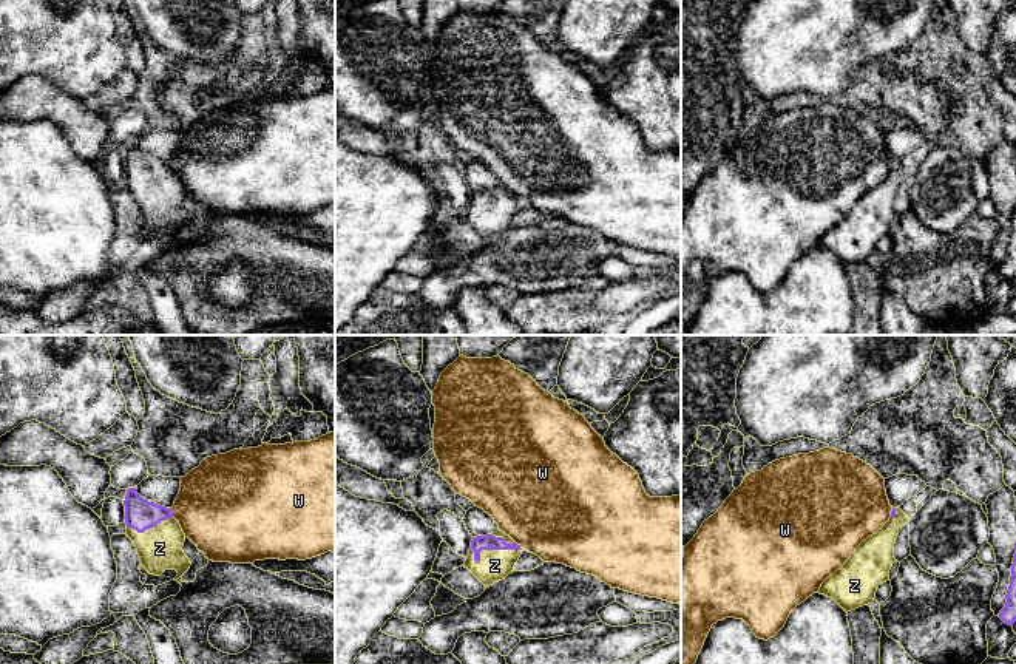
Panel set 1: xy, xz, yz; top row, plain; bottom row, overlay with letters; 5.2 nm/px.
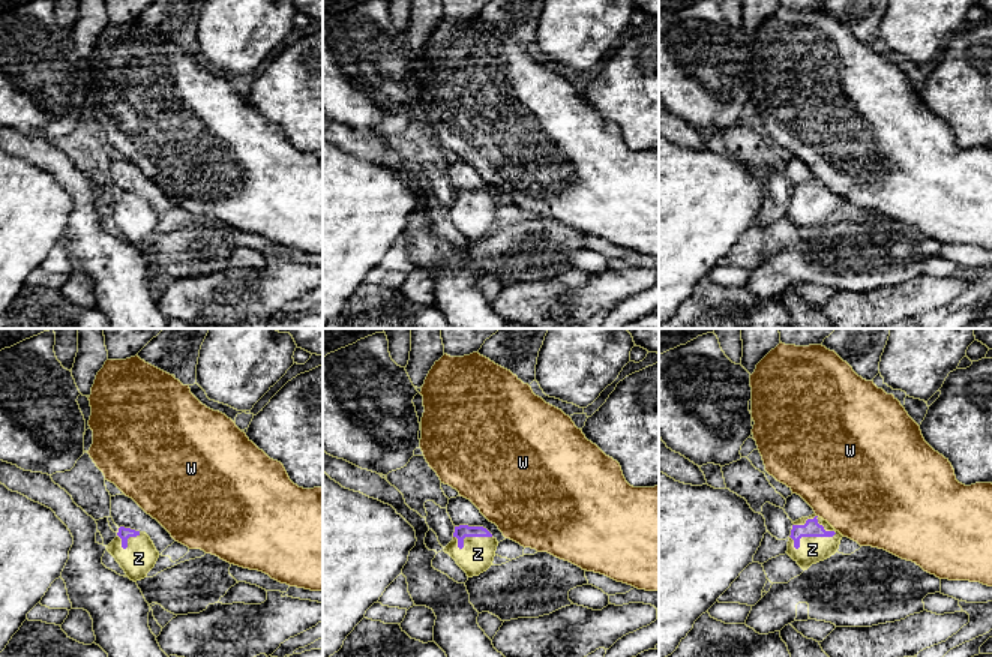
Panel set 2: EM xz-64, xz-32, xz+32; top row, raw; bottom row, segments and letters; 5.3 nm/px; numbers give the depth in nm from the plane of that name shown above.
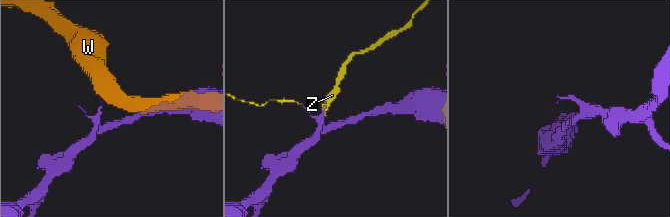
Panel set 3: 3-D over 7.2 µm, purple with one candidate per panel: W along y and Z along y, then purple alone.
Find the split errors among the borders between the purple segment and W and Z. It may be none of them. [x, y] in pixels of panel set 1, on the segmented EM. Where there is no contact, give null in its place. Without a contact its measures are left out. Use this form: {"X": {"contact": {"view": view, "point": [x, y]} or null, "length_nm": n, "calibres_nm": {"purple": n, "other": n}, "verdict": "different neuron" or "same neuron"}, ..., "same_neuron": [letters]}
{"W": {"contact": {"view": "xz", "point": [519, 545]}, "length_nm": 60, "calibres_nm": {"purple": 80, "other": 500}, "verdict": "different neuron"}, "Z": {"contact": {"view": "xz", "point": [488, 548]}, "length_nm": 280, "calibres_nm": {"purple": 80, "other": 160}, "verdict": "same neuron"}, "same_neuron": ["Z"]}

